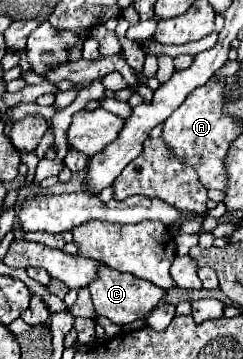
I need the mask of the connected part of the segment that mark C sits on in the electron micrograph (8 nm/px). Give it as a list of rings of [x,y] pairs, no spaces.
[[[102,265],[98,271],[98,279],[88,285],[92,301],[94,301],[94,311],[98,317],[106,317],[116,325],[126,325],[136,319],[148,317],[150,311],[160,303],[164,289],[152,285],[150,281],[144,281],[132,273],[122,273],[112,267]]]

